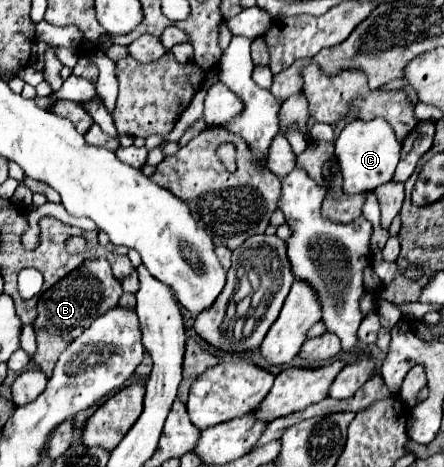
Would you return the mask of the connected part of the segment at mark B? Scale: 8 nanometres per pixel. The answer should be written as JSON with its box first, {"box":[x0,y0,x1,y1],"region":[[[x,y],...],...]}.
{"box":[33,257,123,377],"region":[[[103,257],[87,259],[85,263],[81,263],[81,267],[65,275],[65,279],[57,281],[51,289],[41,293],[37,303],[39,315],[33,323],[33,329],[37,335],[37,353],[33,357],[35,365],[41,367],[41,371],[49,377],[59,359],[59,353],[77,335],[81,335],[83,329],[95,321],[95,317],[103,315],[109,307],[117,307],[121,295],[123,295],[121,283],[113,277],[109,261]]]}

